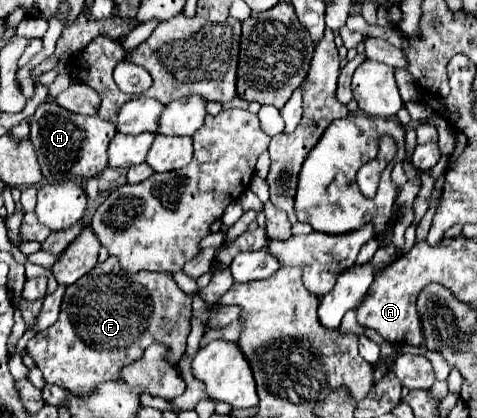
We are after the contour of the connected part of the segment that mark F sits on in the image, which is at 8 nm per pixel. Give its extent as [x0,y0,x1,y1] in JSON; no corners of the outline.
[28,256,192,394]

